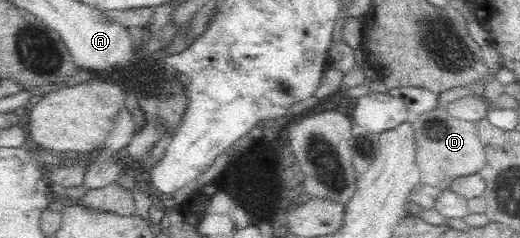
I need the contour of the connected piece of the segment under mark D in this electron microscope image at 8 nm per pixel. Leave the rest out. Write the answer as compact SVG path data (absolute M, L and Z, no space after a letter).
M446 109L412 116L410 122L415 135L416 165L424 184L434 186L443 192L449 189L456 178L477 173L486 165L487 155L472 122L456 119Z

